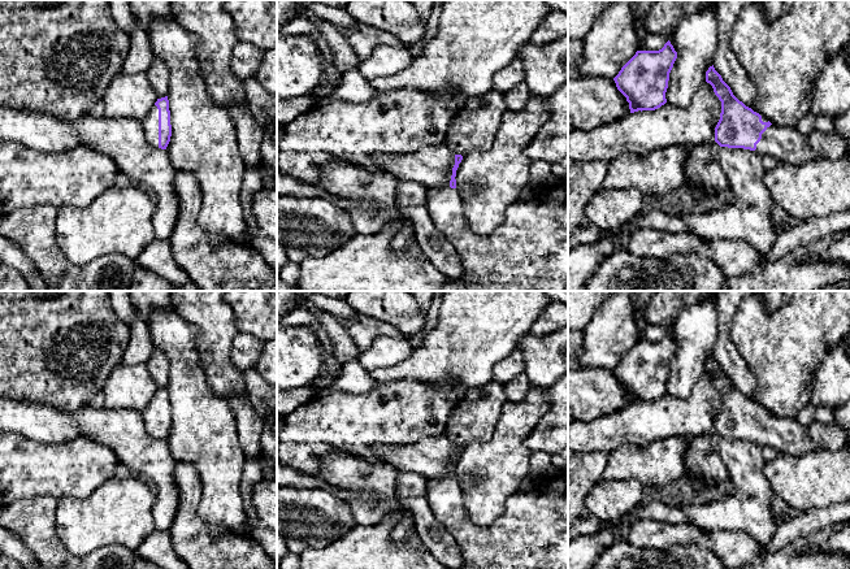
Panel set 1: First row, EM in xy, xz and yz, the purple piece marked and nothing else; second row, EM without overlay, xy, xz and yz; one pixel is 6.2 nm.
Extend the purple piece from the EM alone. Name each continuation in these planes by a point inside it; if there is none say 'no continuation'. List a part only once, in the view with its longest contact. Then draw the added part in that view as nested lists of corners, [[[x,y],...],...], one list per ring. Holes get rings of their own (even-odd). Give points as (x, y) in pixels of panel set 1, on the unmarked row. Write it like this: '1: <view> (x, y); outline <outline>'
1: xy (150, 416); outline [[[153,396],[142,413],[146,430],[153,438],[159,438],[159,400]]]

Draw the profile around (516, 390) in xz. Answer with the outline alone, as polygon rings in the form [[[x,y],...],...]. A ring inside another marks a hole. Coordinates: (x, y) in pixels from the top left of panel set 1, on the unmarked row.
[[[524,373],[504,385],[504,394],[508,401],[517,403],[526,398],[529,388],[530,382]]]

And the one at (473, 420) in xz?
[[[493,381],[468,391],[451,412],[443,435],[463,448],[489,442],[506,401],[504,385]]]

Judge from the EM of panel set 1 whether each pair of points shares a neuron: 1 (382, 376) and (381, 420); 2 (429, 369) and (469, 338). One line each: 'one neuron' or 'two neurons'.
1: two neurons
2: one neuron

